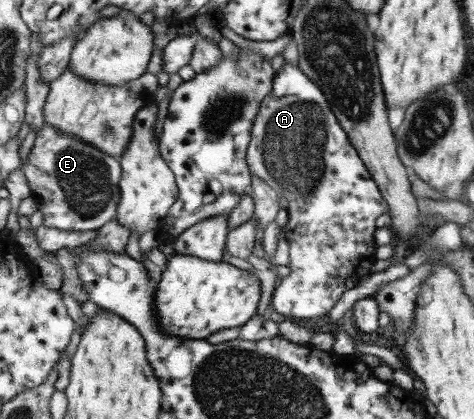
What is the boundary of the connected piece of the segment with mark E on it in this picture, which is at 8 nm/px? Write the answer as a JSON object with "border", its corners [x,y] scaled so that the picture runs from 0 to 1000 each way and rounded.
{"border":[[[93,291],[57,382],[46,411],[80,501],[93,511],[93,537],[133,551],[205,551],[243,525],[259,418],[251,377]]]}

